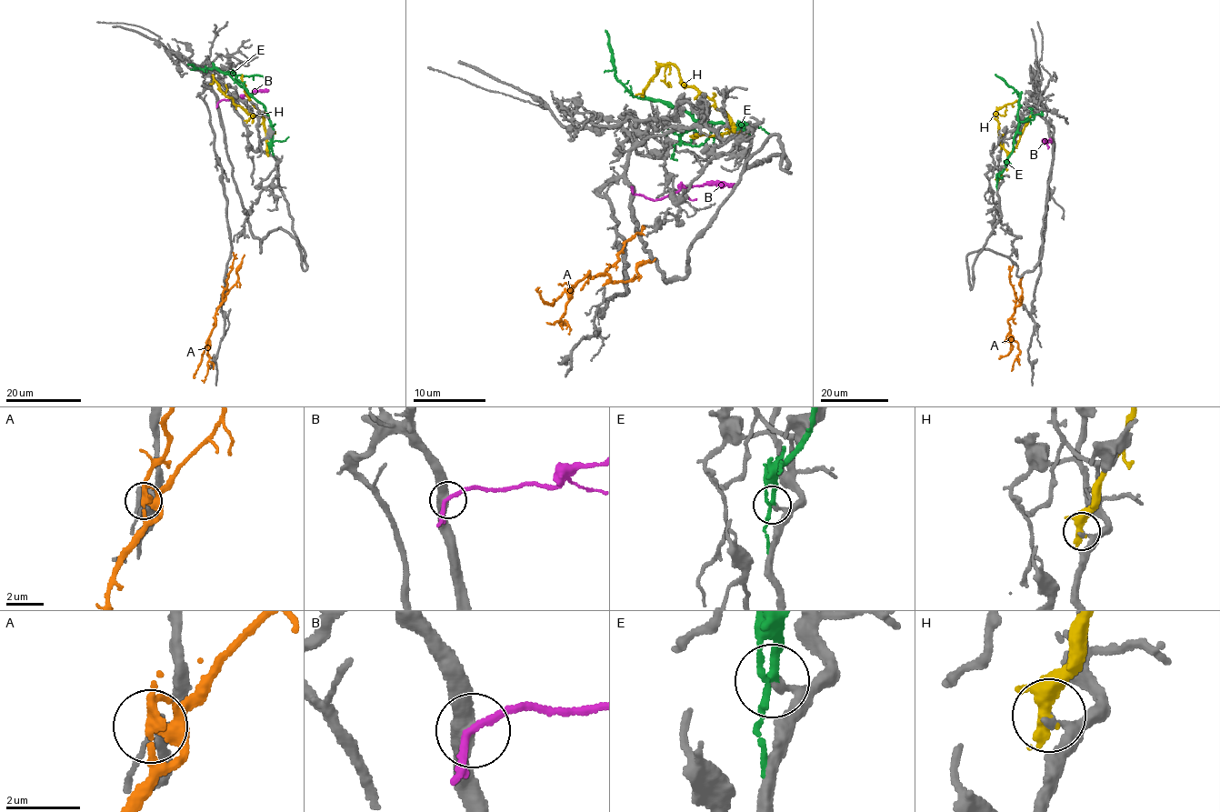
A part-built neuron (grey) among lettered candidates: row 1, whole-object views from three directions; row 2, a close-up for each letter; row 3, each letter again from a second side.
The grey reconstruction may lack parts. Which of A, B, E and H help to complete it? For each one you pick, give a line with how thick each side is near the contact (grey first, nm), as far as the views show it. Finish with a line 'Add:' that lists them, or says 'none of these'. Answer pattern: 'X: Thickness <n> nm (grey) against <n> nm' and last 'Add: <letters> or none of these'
A: Thickness 180 nm (grey) against 300 nm
Add: A

